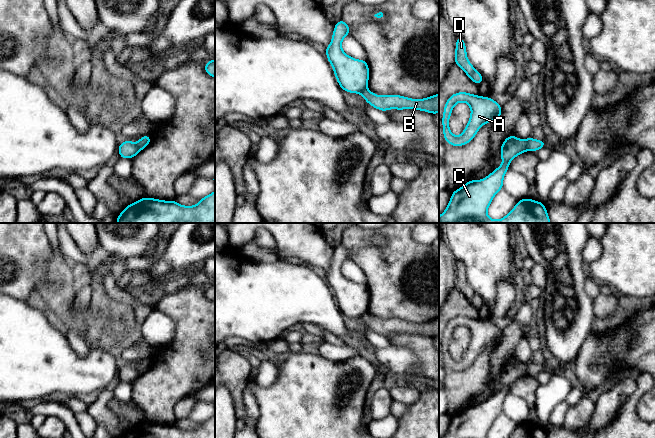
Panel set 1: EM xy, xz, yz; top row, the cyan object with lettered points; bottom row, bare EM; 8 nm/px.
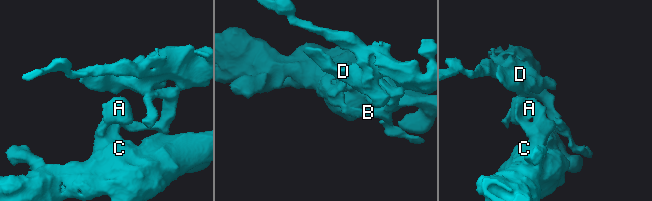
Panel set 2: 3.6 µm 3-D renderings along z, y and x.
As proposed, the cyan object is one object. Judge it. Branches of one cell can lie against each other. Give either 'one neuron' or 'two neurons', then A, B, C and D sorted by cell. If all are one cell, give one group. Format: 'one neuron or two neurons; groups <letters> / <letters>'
two neurons; groups A C / B D

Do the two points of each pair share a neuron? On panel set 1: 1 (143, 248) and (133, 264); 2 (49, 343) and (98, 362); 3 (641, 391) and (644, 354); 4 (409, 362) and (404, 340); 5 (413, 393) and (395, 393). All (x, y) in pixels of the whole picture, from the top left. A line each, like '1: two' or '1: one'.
1: two
2: one
3: two
4: two
5: one

